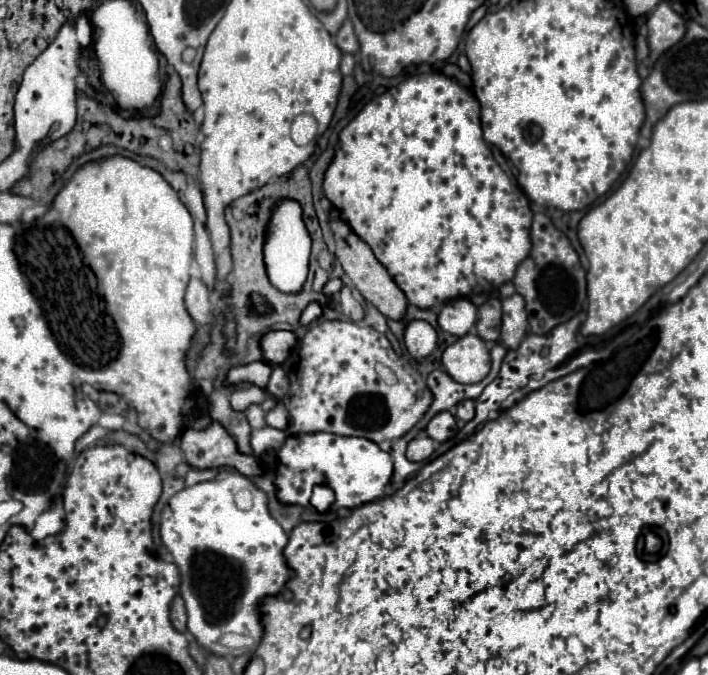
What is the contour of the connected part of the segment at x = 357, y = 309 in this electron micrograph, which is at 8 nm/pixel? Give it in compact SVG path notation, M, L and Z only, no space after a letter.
M347 286L341 288L341 292L338 294L339 308L342 314L345 314L349 320L353 322L361 322L365 315L364 309L361 303L353 296L351 290Z

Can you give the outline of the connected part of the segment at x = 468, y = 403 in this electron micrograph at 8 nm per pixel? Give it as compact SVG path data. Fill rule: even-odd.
M463 400L457 404L457 418L463 420L463 422L469 422L473 420L475 416L475 402L473 400Z

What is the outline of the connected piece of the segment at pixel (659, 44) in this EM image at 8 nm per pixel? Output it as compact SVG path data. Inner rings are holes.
M661 2L647 18L647 38L649 38L649 48L651 48L651 54L649 54L649 60L647 60L647 66L651 68L655 64L655 60L665 52L669 50L671 46L675 46L687 32L687 22L685 18L675 12L671 8L669 2Z

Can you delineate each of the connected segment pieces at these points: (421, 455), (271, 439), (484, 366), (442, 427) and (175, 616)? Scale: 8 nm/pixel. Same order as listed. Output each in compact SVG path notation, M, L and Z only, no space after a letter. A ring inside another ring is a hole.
M421 436L409 442L407 446L407 460L411 462L425 462L435 450L435 442L429 436Z
M265 426L261 430L253 430L253 438L251 438L251 446L253 446L253 452L255 456L261 456L263 452L267 450L273 450L273 448L279 448L281 442L285 442L285 432L281 430L275 430L271 426Z
M465 334L443 352L443 368L453 380L475 384L489 374L491 356L477 334Z
M439 412L429 424L427 424L427 434L437 440L437 442L445 442L449 438L453 438L457 430L457 420L451 412Z
M181 596L173 598L173 604L171 604L171 622L173 622L173 626L179 632L187 630L187 612L185 612L185 604L183 604Z

